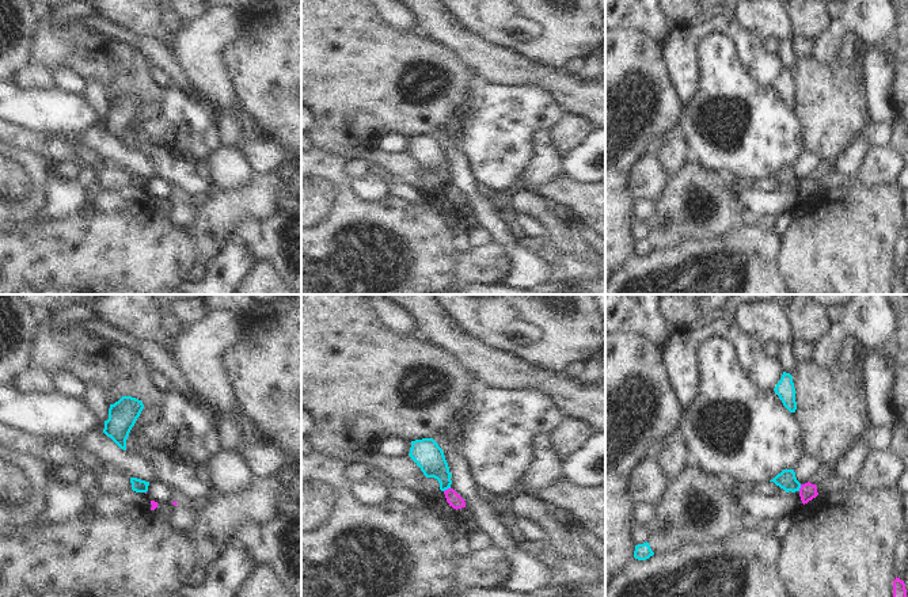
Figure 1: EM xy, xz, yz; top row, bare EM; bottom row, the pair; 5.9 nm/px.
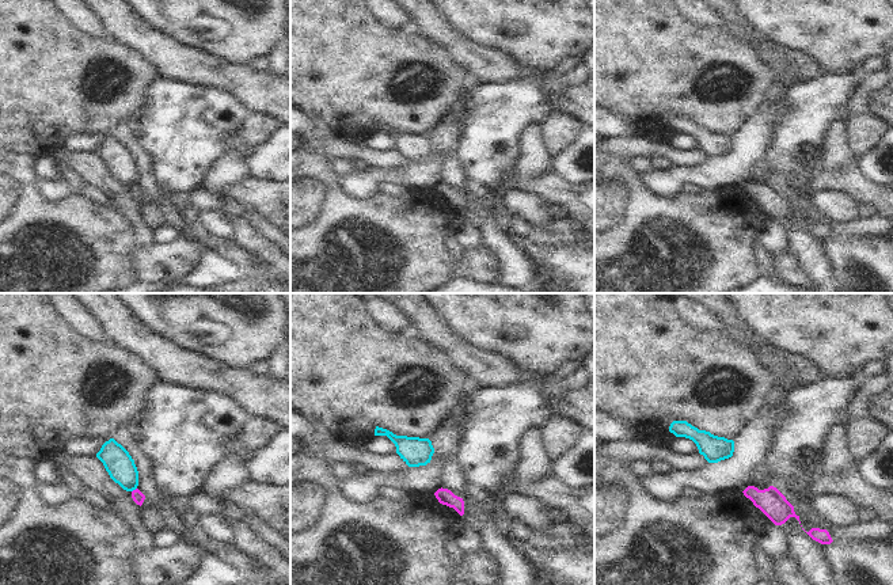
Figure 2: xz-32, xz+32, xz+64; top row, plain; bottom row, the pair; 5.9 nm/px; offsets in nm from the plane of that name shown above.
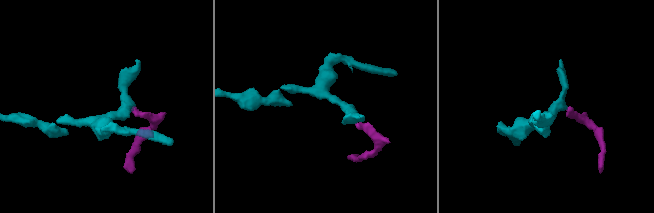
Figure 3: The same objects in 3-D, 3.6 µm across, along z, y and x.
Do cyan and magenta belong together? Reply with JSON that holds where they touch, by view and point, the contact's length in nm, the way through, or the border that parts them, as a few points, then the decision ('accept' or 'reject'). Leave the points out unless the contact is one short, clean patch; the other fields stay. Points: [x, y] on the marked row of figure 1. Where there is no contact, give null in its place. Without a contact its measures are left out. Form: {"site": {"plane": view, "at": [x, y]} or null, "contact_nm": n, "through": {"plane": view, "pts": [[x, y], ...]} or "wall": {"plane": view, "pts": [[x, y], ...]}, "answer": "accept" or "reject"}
{"site": {"plane": "xz", "at": [447, 489]}, "contact_nm": 50, "wall": {"plane": "xz", "pts": [[449, 487], [444, 491]]}, "answer": "reject"}

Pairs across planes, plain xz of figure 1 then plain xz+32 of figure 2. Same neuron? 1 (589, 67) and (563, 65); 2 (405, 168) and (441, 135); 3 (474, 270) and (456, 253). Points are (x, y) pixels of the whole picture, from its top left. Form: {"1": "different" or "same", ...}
{"1": "different", "2": "different", "3": "different"}

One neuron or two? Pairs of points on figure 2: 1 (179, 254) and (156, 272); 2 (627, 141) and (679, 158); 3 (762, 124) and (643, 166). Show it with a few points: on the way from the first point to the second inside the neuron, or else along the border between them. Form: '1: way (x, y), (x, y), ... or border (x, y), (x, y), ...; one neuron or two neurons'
1: way (174, 259), (162, 266); one neuron
2: way (639, 145), (667, 151); one neuron
3: border (654, 168), (643, 175); two neurons

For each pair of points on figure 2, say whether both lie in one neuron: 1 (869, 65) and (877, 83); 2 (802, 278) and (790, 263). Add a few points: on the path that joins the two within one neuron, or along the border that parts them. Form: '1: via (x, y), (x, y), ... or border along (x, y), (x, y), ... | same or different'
1: border along (878, 69), (866, 73) | different
2: via (798, 274), (791, 268) | same

